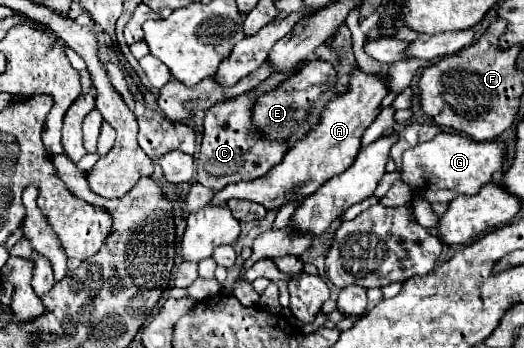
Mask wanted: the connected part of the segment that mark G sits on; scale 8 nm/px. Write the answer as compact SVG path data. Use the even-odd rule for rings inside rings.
M440 133L432 141L418 143L404 151L402 179L416 191L452 189L460 195L474 195L482 185L492 181L492 175L502 169L506 145L504 141L474 141L458 133Z

